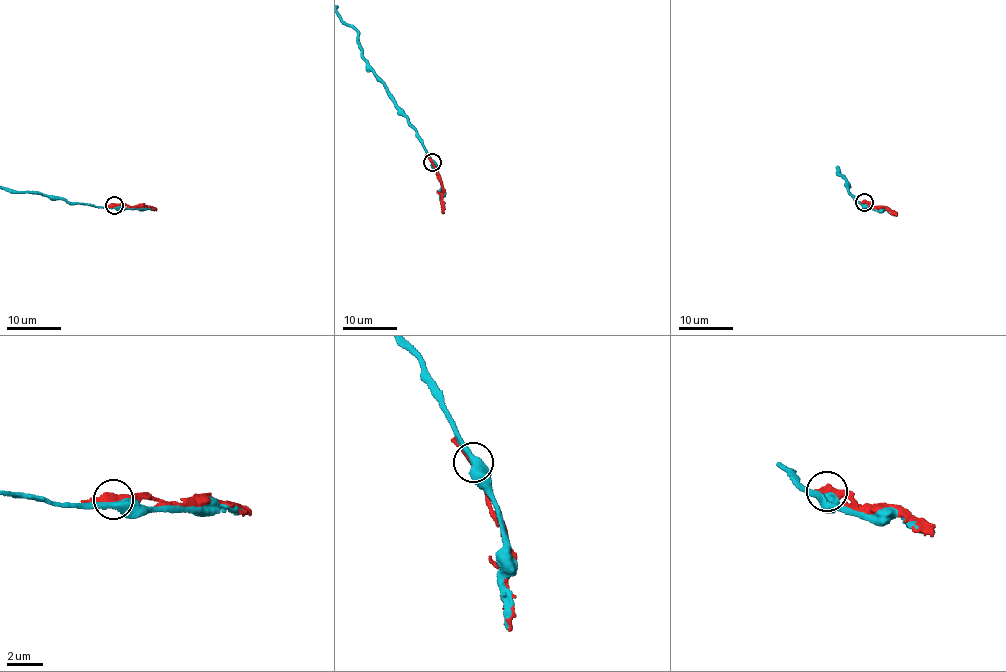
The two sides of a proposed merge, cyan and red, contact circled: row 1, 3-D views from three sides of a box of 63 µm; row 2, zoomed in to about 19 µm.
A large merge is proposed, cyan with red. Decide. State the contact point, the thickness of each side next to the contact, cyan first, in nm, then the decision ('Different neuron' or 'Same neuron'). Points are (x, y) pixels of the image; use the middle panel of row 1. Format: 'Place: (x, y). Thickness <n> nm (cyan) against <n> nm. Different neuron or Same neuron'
Place: (432, 162). Thickness 480 nm (cyan) against 320 nm. Different neuron

